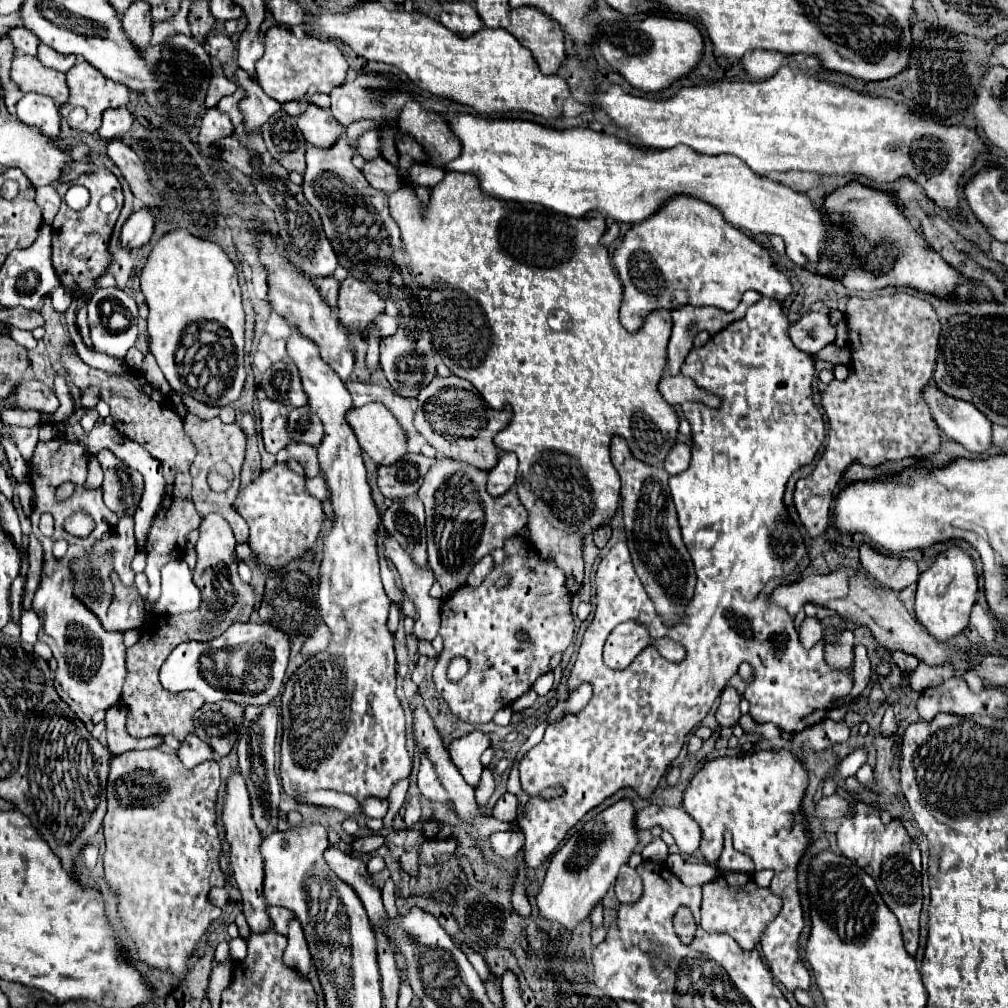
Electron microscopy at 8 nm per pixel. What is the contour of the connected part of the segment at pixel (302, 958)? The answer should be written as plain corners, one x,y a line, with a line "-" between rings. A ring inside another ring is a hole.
296,916
288,924
288,946
284,950
284,962
288,962
288,966
300,970
300,974
308,974
308,968
312,962
300,920

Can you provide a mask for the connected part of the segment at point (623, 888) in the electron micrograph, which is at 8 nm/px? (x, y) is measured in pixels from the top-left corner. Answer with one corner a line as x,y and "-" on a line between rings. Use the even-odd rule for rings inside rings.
624,864
620,868
620,874
618,874
618,880
616,880
616,896
620,902
626,902
626,904
632,904
640,898
642,894
642,882
640,882
640,876
634,868
630,868
628,864

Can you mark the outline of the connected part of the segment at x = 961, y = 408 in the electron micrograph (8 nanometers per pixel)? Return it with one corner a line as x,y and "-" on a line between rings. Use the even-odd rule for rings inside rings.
930,382
922,390
922,402
928,406
936,426
952,440
964,444
972,452
984,452
992,440
990,440
990,426
988,418
980,414
972,404
960,402

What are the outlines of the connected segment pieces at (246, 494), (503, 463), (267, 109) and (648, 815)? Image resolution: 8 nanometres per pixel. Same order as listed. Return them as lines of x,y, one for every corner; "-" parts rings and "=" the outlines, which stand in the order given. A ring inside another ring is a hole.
286,464
272,466
270,470
262,472
250,486
242,488
236,498
236,510
250,526
248,544
258,556
256,564
262,570
282,568
290,562
290,558
304,556
324,526
322,502
306,494
304,478
290,472
=
500,452
498,464
492,470
488,470
488,492
492,496
506,494
516,482
516,468
518,468
516,454
=
242,68
236,70
236,82
238,86
246,92
246,96
240,100
240,112
242,112
242,124
244,132
252,134
254,130
260,130
262,124
280,110
280,102
272,100
270,96
264,94
260,84
=
648,806
638,810
636,814
638,830
650,830
660,826
662,830
670,832
676,840
680,854
694,854
700,844
700,826
694,822
692,816
684,812
684,808
670,808
670,806

